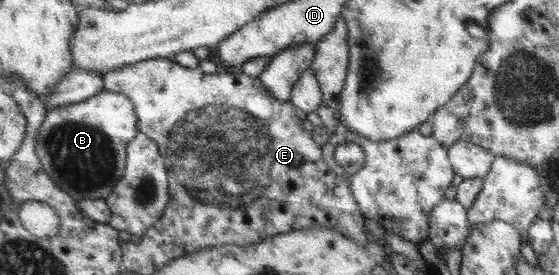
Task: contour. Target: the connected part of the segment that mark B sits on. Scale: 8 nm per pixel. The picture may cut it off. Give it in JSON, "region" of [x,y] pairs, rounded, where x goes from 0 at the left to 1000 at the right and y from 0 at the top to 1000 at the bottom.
{"region":[[[184,331],[143,375],[98,385],[84,407],[81,451],[73,458],[66,516],[66,556],[81,622],[116,702],[123,702],[141,738],[152,724],[170,724],[188,738],[202,684],[224,636],[231,520],[249,476],[249,425],[243,382],[222,342]]]}

